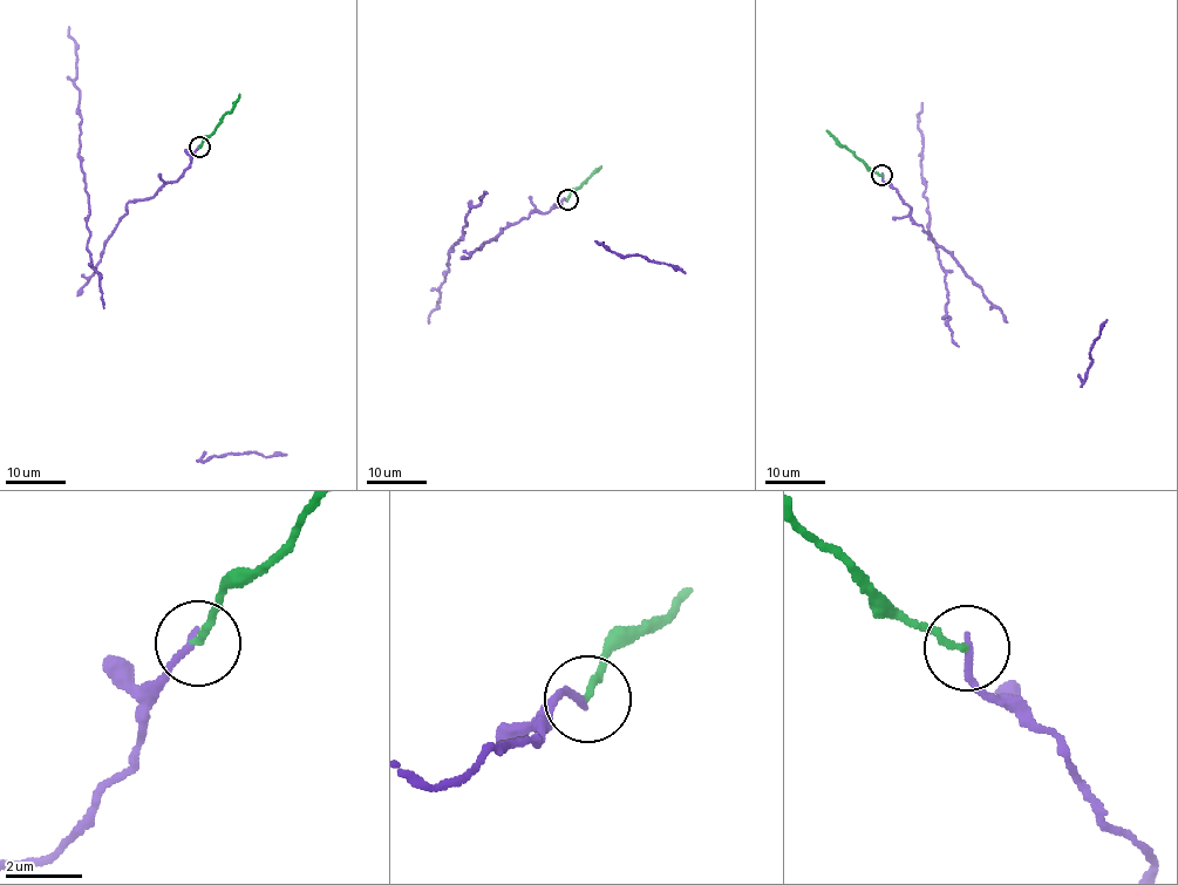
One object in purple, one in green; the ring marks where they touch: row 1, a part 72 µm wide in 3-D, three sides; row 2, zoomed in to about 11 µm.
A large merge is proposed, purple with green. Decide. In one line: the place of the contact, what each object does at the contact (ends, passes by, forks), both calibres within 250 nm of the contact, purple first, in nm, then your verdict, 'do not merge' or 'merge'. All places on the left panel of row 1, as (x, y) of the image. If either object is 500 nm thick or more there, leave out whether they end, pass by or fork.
at (199, 147); purple ends there; green ends there; 200 nm thick on the purple side, 170 nm on the other; merge

